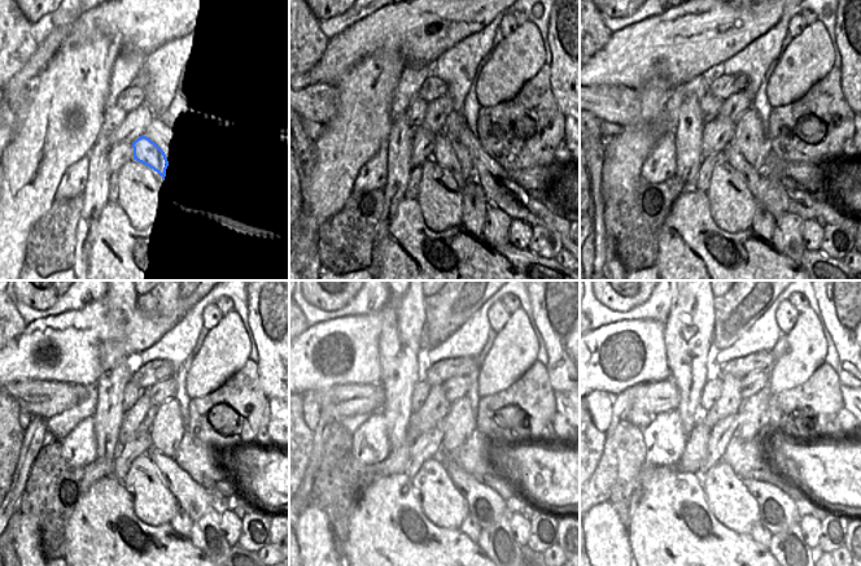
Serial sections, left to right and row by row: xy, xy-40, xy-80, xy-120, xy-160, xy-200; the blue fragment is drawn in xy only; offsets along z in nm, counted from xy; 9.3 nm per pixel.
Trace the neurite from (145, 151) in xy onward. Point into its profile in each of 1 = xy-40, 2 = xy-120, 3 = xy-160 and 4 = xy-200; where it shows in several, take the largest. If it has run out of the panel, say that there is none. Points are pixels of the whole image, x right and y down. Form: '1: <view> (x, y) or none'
1: xy-40 (444, 155)
2: xy-120 (195, 500)
3: xy-160 (486, 506)
4: xy-200 (778, 512)

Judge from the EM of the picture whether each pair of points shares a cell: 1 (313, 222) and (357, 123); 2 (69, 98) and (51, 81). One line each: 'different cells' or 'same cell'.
1: same cell
2: same cell

